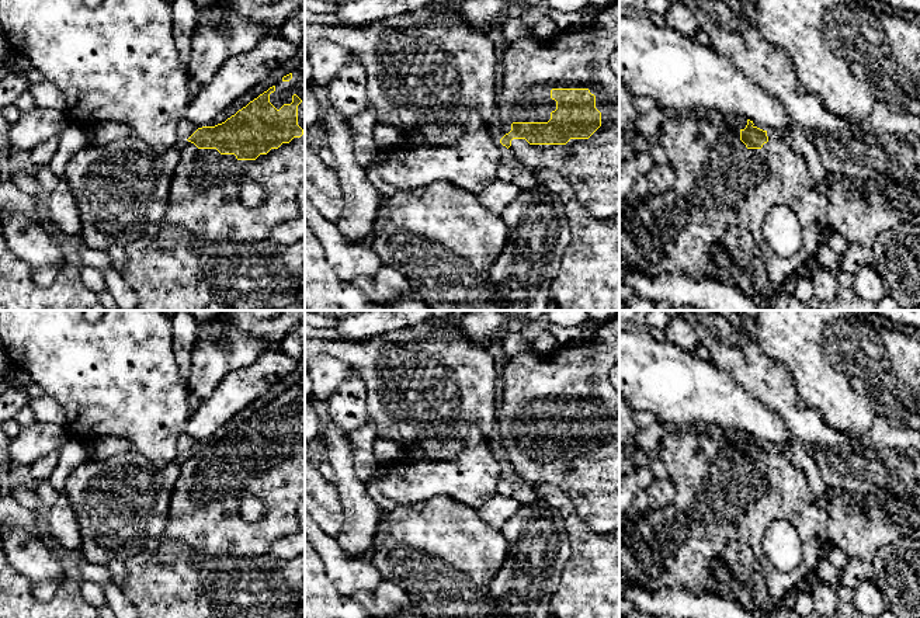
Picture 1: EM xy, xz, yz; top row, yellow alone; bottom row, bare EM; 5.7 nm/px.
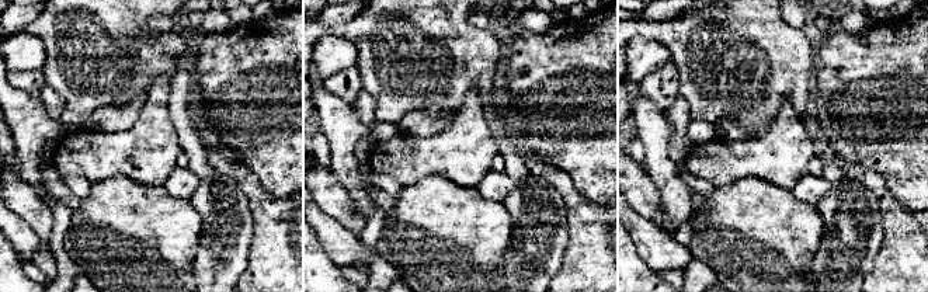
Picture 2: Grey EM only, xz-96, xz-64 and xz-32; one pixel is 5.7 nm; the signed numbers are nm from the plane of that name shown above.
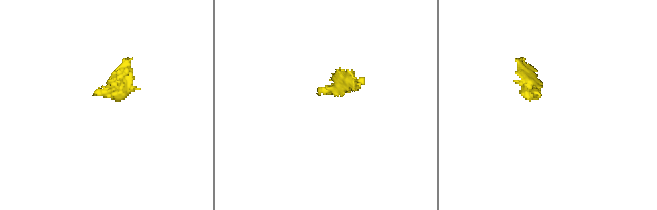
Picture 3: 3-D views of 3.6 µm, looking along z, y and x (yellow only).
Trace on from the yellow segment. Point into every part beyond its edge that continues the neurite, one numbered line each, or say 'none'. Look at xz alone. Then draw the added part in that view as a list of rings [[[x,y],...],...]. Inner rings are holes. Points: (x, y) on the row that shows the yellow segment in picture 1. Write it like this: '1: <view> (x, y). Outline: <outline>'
1: xz (528, 70). Outline: [[[619,0],[600,10],[596,21],[587,27],[559,31],[551,39],[521,39],[500,53],[499,86],[496,97],[496,136],[500,139],[511,131],[513,122],[548,122],[556,110],[551,98],[552,88],[589,88],[596,96],[596,108],[601,112],[601,126],[589,139],[570,139],[566,145],[530,145],[525,139],[513,139],[508,150],[518,166],[532,170],[555,170],[573,187],[579,202],[593,218],[619,215],[619,77],[610,66],[611,55],[619,49]]]

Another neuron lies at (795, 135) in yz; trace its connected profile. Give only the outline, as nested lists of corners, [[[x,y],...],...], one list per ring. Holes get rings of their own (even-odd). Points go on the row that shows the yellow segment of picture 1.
[[[792,122],[792,125],[785,133],[778,133],[778,135],[787,139],[788,143],[805,157],[812,177],[816,181],[823,183],[827,177],[827,171],[820,163],[817,149],[806,136],[806,131],[801,125]]]

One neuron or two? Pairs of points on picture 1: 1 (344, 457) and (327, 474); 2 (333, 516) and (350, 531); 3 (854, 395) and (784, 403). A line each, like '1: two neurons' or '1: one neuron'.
1: two neurons
2: two neurons
3: two neurons

